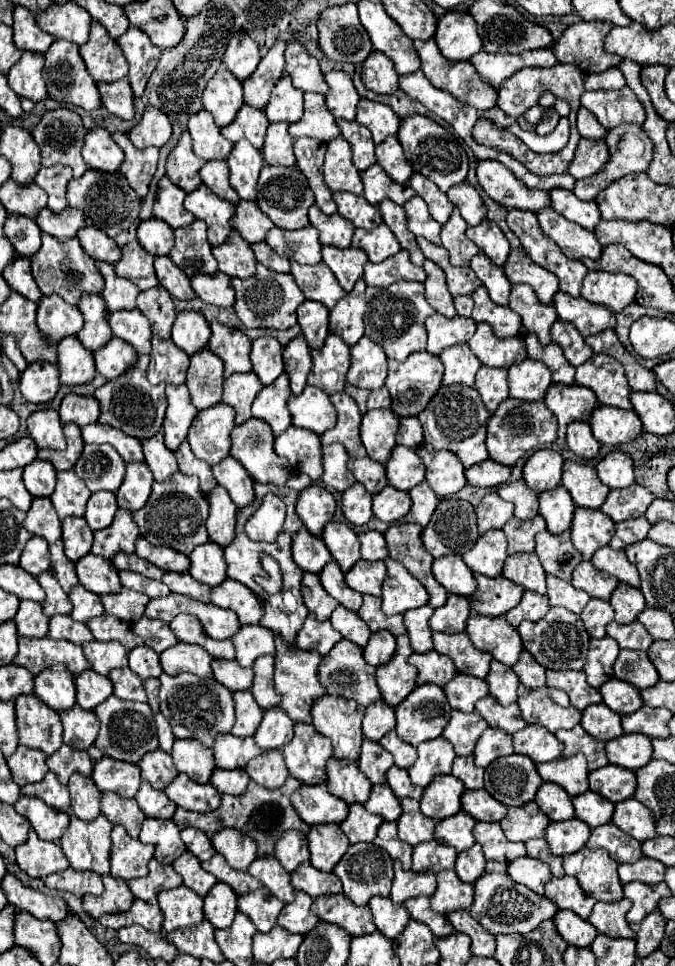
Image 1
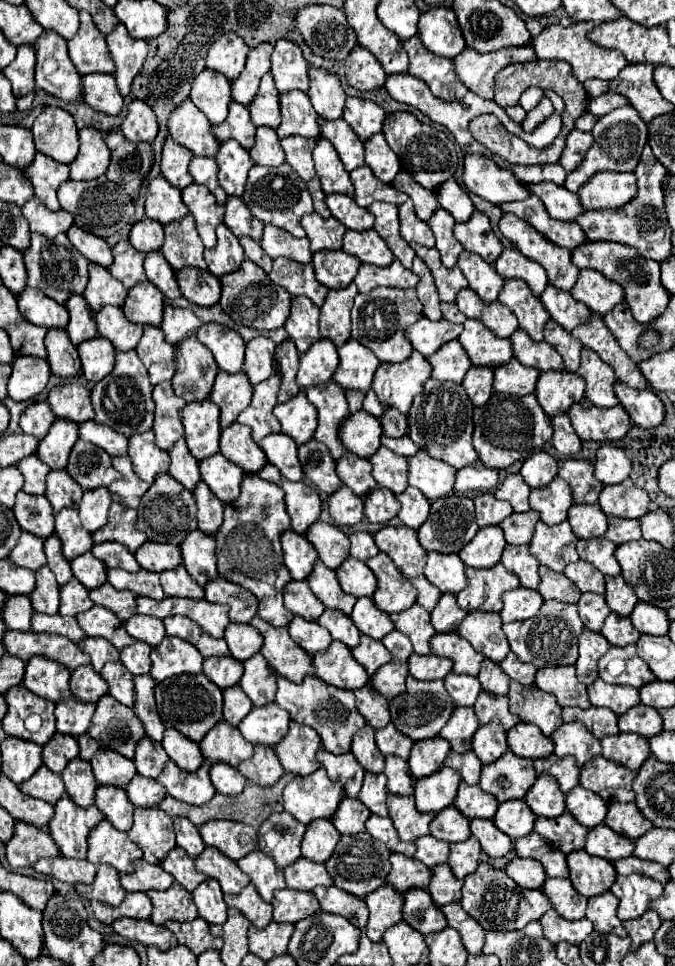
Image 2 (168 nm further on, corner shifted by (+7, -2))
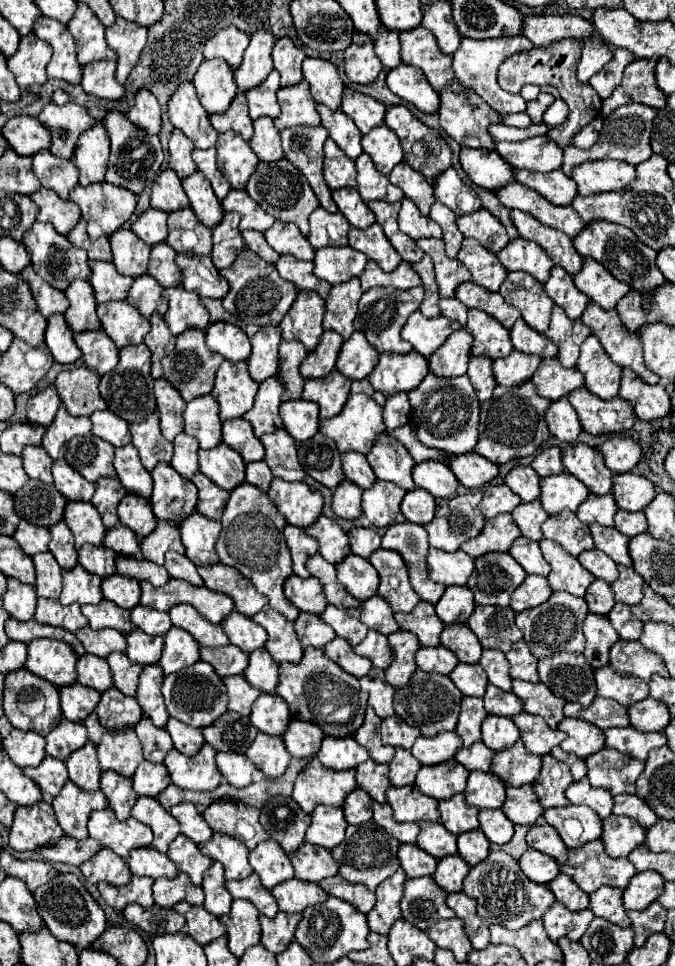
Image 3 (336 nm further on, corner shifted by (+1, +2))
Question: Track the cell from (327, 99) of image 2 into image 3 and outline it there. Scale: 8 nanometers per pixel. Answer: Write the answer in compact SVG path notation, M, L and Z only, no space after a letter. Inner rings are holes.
M306 58L302 64L304 80L310 84L312 98L318 104L328 106L332 112L340 110L344 84L340 80L338 68L322 58Z

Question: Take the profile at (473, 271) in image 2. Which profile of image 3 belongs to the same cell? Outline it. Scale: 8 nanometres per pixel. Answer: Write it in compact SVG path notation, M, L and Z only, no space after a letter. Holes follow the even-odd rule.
M464 238L462 248L458 252L458 260L470 270L472 282L484 286L490 292L498 292L502 280L508 274L500 264L498 256L482 248L474 238Z

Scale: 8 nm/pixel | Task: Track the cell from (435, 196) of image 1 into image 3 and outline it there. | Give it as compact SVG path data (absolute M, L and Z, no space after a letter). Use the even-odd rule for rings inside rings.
M400 162L388 178L394 186L398 186L404 192L406 198L410 198L418 206L422 216L428 216L430 206L436 202L436 198L432 184L420 172L412 170L406 162Z

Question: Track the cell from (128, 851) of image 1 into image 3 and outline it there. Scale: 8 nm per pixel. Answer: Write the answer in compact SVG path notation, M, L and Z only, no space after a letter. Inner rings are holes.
M110 808L92 812L88 820L88 832L90 838L98 840L104 848L114 850L124 860L130 858L130 852L134 848L146 848L152 844L150 826L134 818L120 822L116 820L114 812L110 812Z

